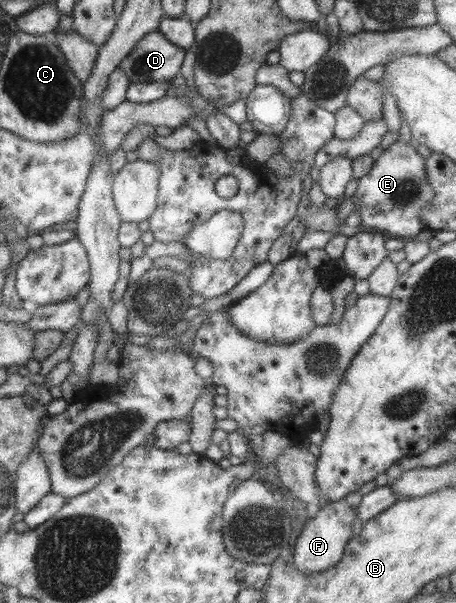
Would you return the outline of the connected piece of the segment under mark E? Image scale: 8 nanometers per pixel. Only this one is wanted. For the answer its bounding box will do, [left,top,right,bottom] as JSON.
[349,140,433,240]

